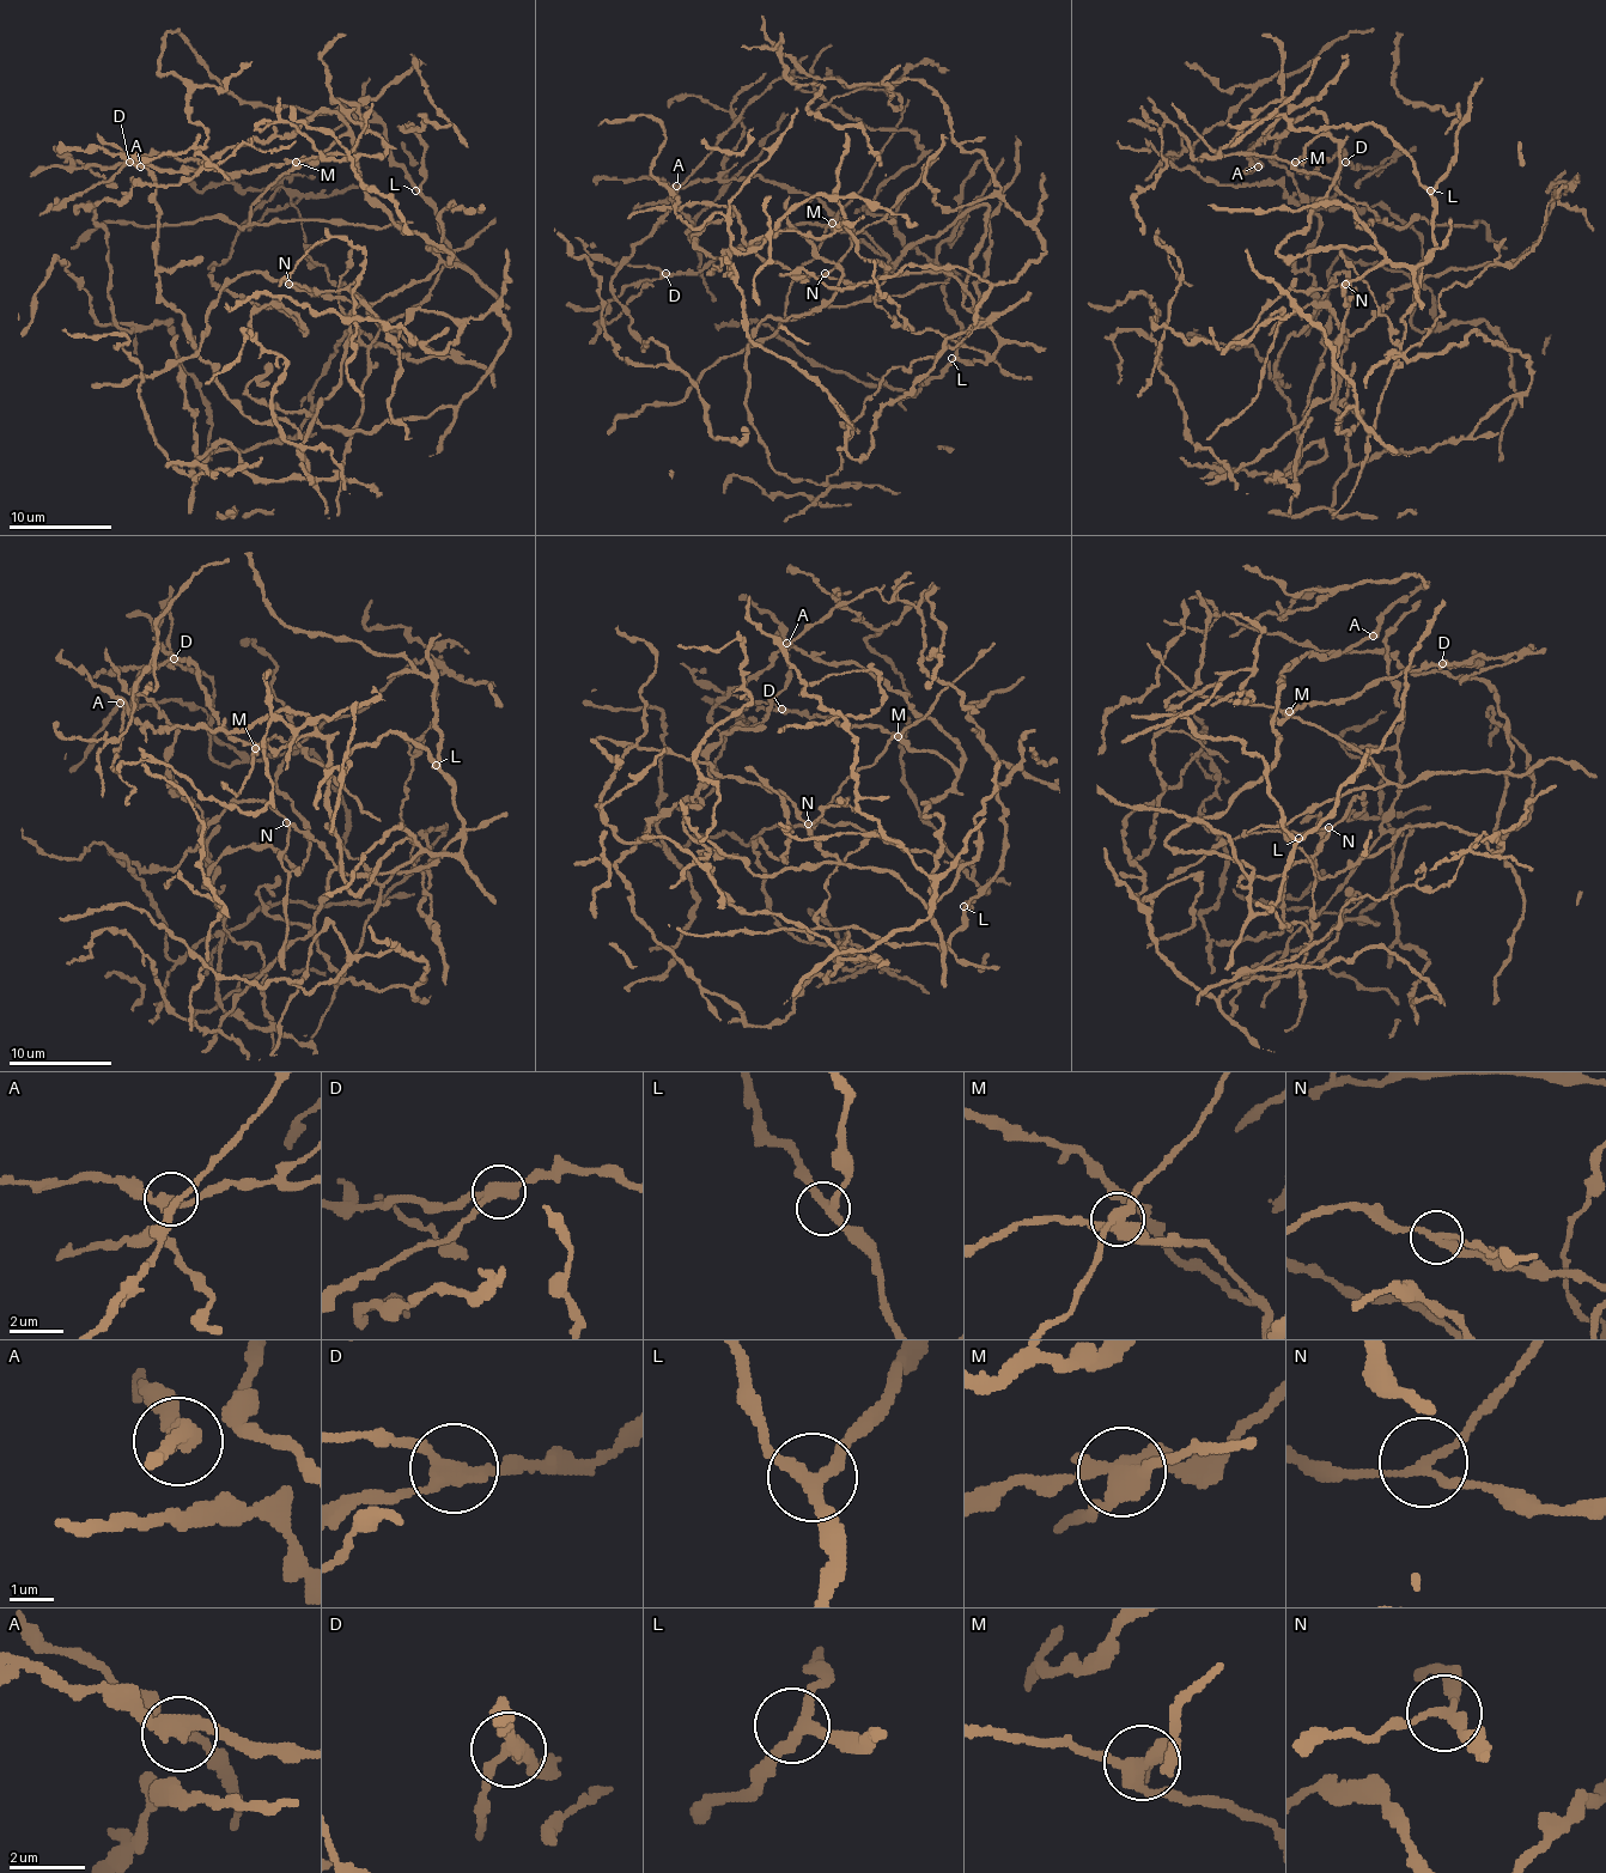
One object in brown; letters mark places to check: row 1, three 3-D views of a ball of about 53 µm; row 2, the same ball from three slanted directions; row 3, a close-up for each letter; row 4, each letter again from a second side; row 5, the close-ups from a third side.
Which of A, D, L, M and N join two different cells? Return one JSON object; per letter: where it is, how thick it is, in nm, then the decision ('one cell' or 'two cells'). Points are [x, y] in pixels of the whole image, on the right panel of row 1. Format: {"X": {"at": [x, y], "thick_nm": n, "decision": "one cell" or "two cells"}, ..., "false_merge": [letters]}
{"A": {"at": [1258, 166], "thick_nm": 320, "decision": "one cell"}, "D": {"at": [1345, 162], "thick_nm": 320, "decision": "two cells"}, "L": {"at": [1430, 190], "thick_nm": 280, "decision": "one cell"}, "M": {"at": [1295, 162], "thick_nm": 400, "decision": "two cells"}, "N": {"at": [1345, 284], "thick_nm": 200, "decision": "two cells"}, "false_merge": ["D", "M", "N"]}

